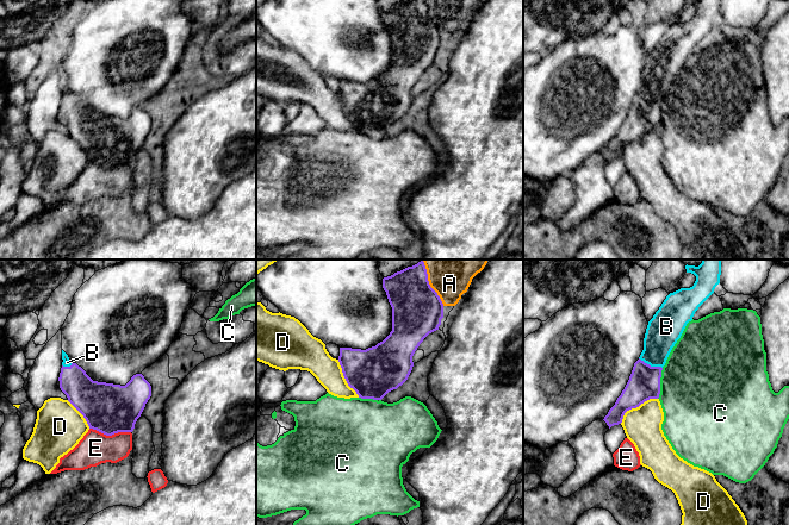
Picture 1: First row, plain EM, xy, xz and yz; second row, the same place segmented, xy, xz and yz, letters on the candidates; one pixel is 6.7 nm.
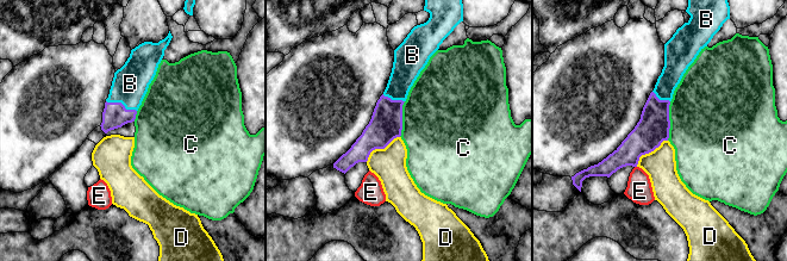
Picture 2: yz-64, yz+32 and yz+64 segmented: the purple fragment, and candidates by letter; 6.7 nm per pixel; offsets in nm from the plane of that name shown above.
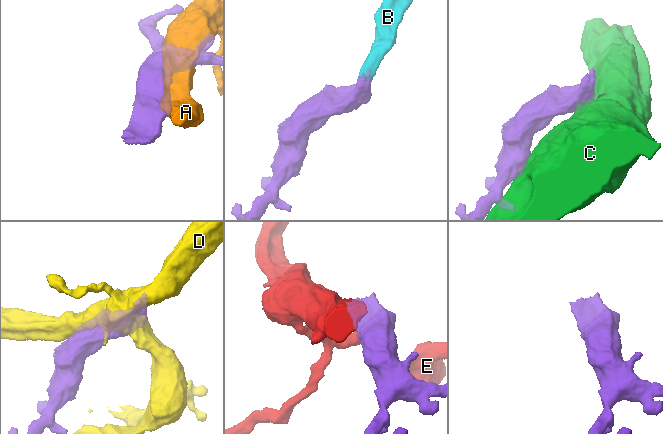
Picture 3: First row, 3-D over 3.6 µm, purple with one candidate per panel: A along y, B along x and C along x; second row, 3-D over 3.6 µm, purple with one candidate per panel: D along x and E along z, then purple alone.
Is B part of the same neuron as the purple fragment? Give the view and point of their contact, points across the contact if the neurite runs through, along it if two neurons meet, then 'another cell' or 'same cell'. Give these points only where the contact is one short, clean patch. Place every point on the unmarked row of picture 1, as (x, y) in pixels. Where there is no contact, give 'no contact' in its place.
meets purple in yz at (650, 99); same cell

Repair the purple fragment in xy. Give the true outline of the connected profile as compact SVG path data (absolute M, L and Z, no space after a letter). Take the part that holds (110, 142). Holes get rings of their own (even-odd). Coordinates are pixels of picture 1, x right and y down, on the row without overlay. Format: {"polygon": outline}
{"polygon": "M63 83L62 93L58 111L60 121L67 129L68 135L83 149L89 162L106 169L118 165L132 165L137 152L151 130L151 119L144 110L136 107L125 119L98 115L93 114L81 100L73 96Z"}

